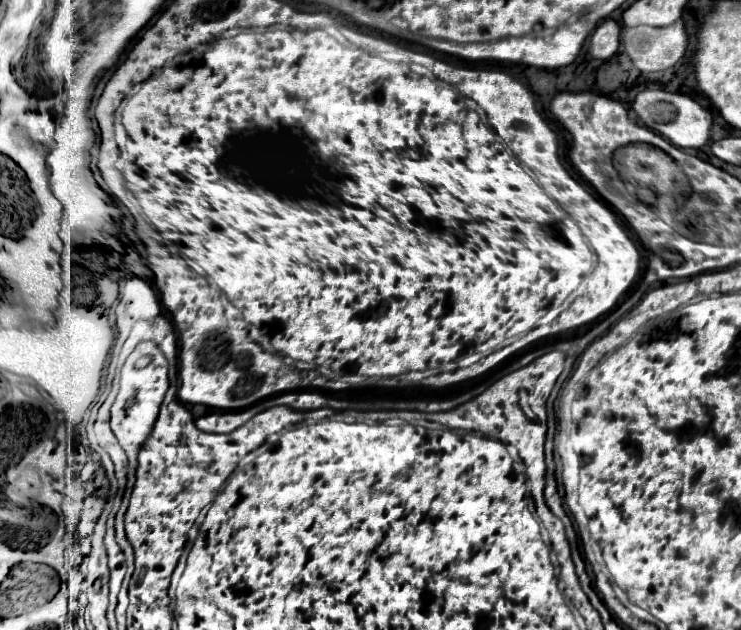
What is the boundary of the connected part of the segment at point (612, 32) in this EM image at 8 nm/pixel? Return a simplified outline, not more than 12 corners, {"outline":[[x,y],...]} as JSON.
{"outline":[[603,22],[589,38],[589,54],[611,58],[619,48],[621,26]]}

